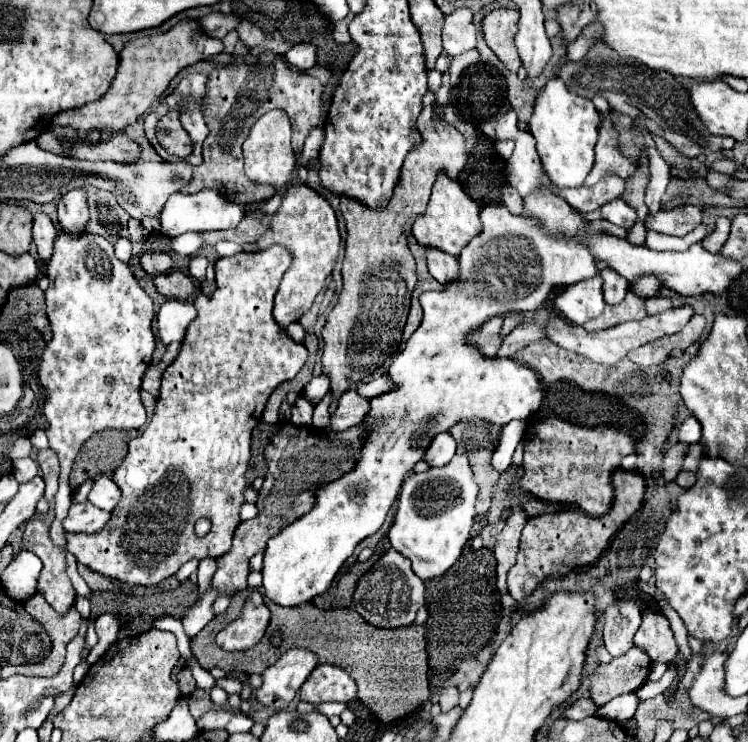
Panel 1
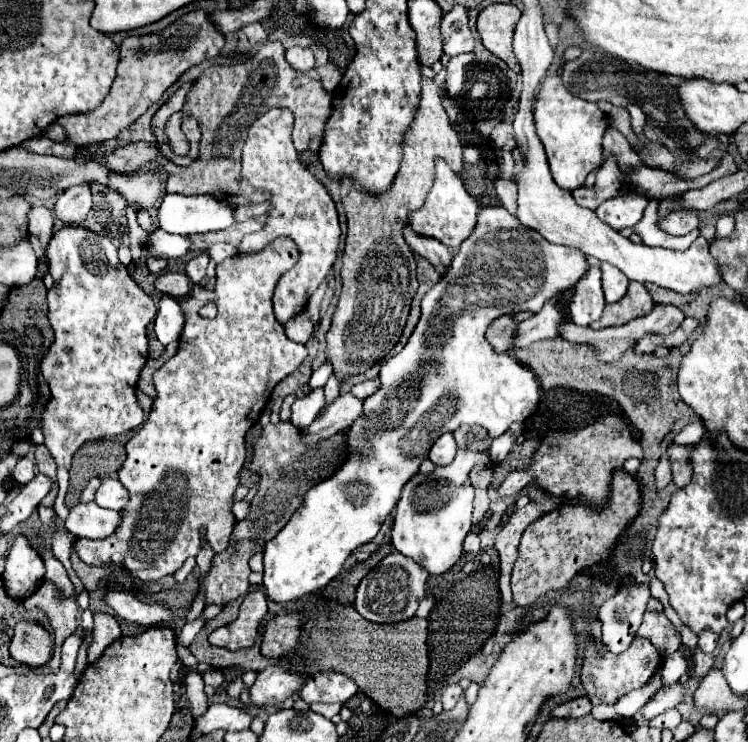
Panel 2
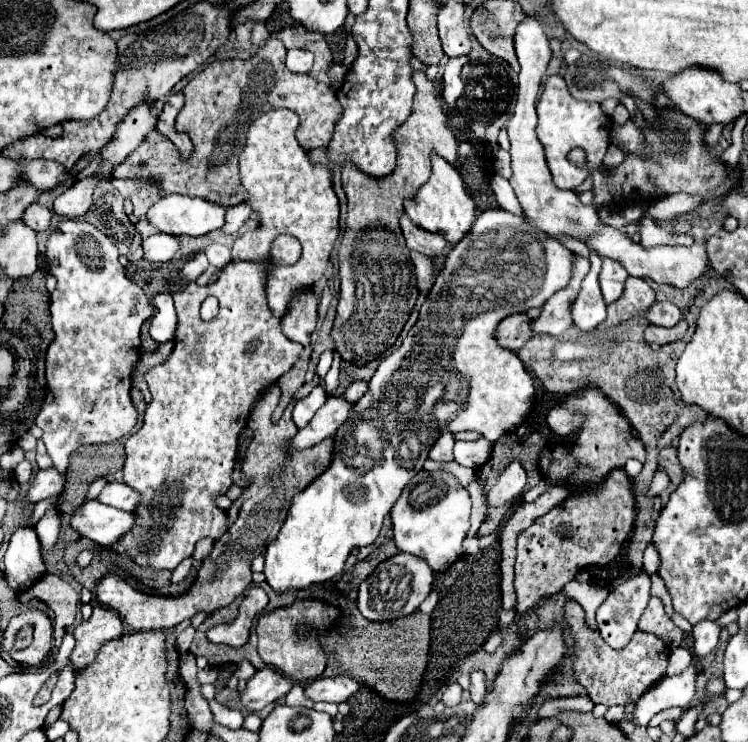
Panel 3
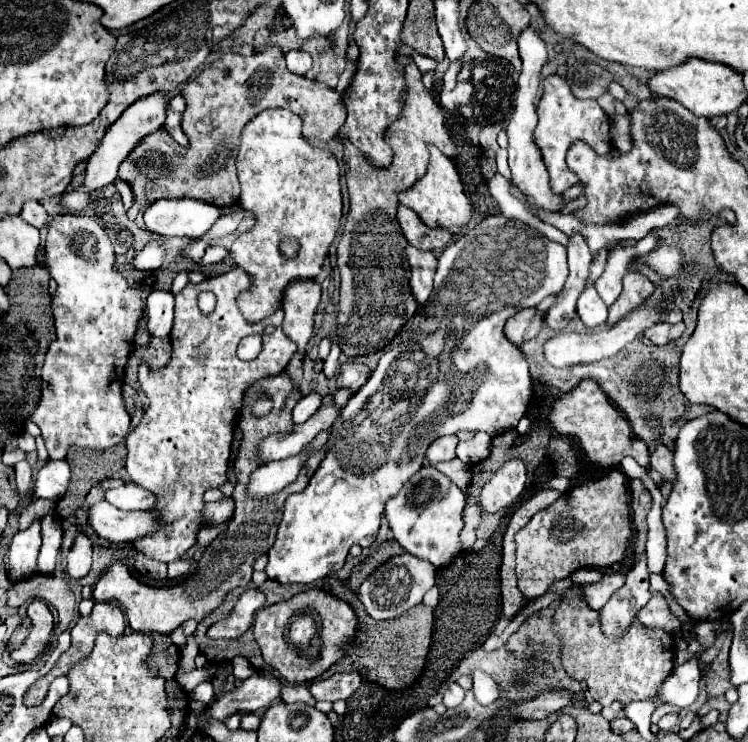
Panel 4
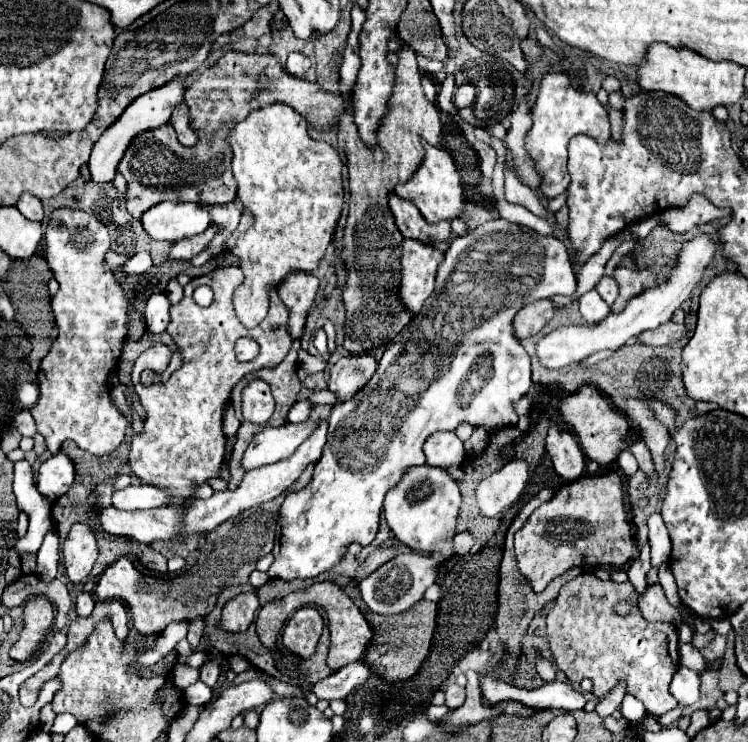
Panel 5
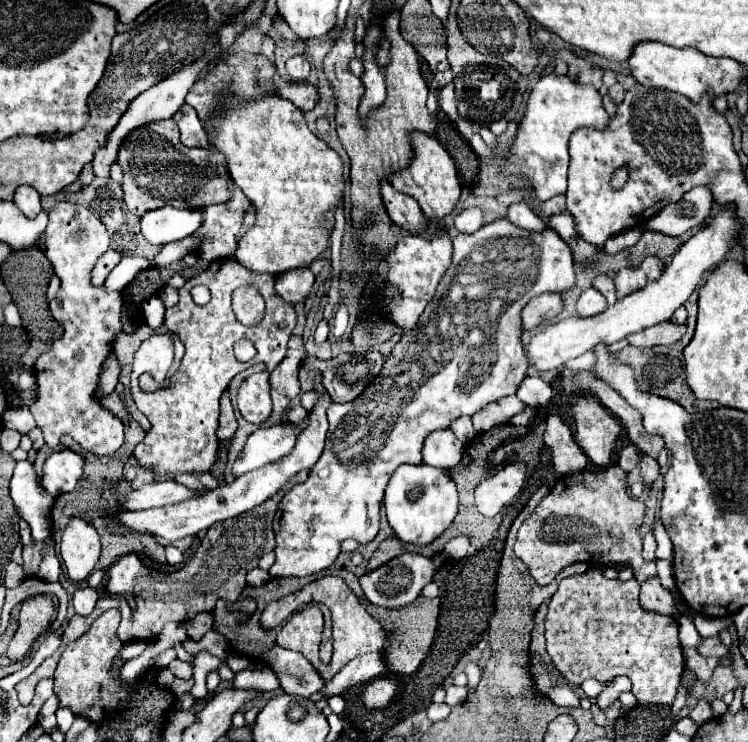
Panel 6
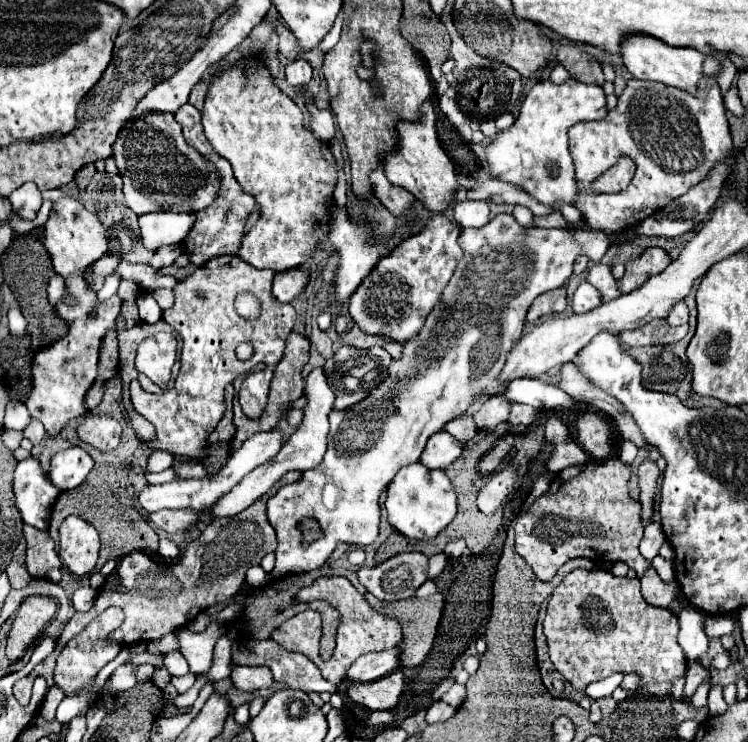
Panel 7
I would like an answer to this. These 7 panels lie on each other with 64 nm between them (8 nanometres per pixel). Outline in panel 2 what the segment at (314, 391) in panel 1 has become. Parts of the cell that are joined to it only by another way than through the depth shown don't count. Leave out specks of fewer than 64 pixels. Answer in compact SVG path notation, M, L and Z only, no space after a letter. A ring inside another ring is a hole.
M324 360L324 362L320 364L320 368L316 368L316 370L312 372L312 376L310 376L310 386L312 386L312 390L314 390L314 388L322 388L322 386L326 384L326 380L328 380L330 374L332 374L332 366L330 366L328 360Z

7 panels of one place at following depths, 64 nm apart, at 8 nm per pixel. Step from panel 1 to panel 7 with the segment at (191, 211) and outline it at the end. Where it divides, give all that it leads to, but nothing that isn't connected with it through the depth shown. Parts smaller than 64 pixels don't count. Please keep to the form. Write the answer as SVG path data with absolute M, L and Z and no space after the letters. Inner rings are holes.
M154 212L140 216L140 234L142 246L146 250L158 250L162 246L180 244L188 230L192 228L194 214L176 214L176 212Z

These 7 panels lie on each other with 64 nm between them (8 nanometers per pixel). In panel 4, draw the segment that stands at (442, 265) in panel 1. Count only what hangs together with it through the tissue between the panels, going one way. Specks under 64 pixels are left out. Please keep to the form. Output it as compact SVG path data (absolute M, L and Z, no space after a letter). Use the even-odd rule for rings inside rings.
M398 204L398 224L402 228L402 234L406 240L414 246L420 246L422 250L436 250L444 248L454 236L446 228L428 228L414 210L410 210L404 204Z

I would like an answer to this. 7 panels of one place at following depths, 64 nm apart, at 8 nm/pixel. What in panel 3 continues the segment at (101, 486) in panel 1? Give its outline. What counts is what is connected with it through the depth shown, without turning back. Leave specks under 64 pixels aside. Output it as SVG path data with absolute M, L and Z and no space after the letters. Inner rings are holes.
M108 482L106 488L100 492L98 500L108 506L114 506L118 510L136 512L142 496L136 490L132 490L130 486L126 486L124 482Z

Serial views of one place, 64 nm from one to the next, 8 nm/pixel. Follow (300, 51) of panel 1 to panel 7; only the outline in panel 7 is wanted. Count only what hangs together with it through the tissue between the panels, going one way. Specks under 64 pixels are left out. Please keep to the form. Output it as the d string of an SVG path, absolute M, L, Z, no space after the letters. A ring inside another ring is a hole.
M294 60L286 66L286 82L296 88L306 88L312 80L312 66L306 60Z

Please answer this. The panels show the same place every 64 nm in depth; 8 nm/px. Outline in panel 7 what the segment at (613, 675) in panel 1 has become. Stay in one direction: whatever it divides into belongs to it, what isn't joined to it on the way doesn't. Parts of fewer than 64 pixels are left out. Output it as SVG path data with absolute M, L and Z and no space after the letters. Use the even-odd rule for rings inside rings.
M584 568L564 576L552 592L544 618L550 660L578 692L616 672L636 672L642 676L640 694L668 696L674 678L686 672L686 658L678 644L678 628L676 614L644 602L638 578Z

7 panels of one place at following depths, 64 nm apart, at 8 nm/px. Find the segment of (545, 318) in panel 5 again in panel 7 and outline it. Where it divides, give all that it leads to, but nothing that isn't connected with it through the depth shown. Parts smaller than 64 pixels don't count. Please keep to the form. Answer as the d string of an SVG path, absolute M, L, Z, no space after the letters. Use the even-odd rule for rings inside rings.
M556 288L552 292L544 292L540 298L536 298L536 302L532 302L526 320L534 322L544 314L564 312L564 308L566 308L566 288Z

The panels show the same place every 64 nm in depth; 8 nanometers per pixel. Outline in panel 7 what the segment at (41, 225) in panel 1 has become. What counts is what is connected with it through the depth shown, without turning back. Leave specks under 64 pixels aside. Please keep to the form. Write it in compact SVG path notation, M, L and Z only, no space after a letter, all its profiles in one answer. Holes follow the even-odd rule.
M26 182L22 184L16 192L10 194L10 202L12 202L12 208L14 212L24 218L24 220L34 220L38 210L40 210L40 204L42 204L42 196L40 196L40 190L38 186L34 186L34 182Z

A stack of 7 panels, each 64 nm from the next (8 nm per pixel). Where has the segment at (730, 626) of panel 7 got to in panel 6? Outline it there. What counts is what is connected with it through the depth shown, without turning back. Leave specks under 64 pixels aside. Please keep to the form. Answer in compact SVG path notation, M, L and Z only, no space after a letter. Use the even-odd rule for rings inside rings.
M696 614L694 616L696 628L700 632L702 638L710 638L710 636L718 636L722 630L728 630L732 626L732 618L722 618L722 620L714 620L714 618L706 618Z

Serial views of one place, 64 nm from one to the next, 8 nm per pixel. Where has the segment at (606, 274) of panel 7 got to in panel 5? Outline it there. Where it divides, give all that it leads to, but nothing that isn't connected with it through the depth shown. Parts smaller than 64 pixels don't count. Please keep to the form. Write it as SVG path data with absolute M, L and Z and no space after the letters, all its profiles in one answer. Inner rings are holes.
M604 276L598 284L596 284L596 290L600 292L600 296L606 300L608 306L614 304L616 296L618 296L618 286L616 286L616 280L610 278L610 276Z

